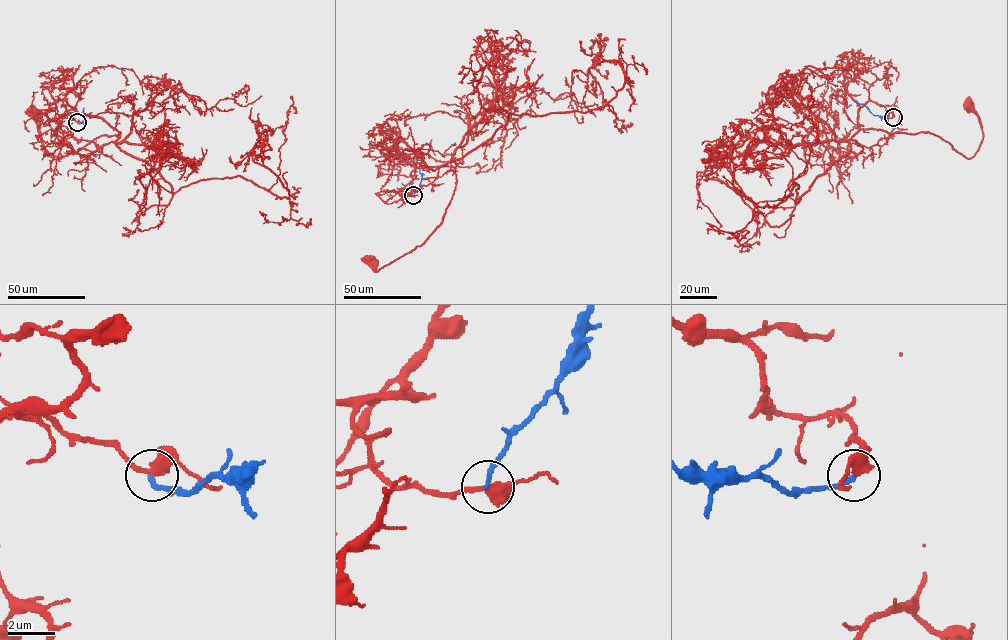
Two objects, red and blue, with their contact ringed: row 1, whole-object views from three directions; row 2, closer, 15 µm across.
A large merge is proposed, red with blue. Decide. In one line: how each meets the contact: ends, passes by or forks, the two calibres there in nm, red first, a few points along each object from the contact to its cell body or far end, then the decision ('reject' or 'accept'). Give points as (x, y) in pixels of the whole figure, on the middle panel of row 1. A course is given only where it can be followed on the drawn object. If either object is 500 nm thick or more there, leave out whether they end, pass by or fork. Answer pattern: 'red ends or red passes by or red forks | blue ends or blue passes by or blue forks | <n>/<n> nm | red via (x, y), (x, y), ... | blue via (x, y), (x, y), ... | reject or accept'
red passes by | blue ends | 400/190 nm | red via (413, 195), (404, 191), (412, 171), (455, 168), (456, 187), (442, 223), (420, 245), (378, 271), (369, 260) | blue via (413, 195), (420, 182), (419, 162) | reject

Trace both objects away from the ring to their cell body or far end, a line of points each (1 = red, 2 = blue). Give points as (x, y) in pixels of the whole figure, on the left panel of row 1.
1: (77, 122), (68, 118), (75, 109), (101, 117), (120, 133), (101, 135), (57, 157), (45, 148), (33, 113)
2: (77, 122), (85, 121), (83, 107)

